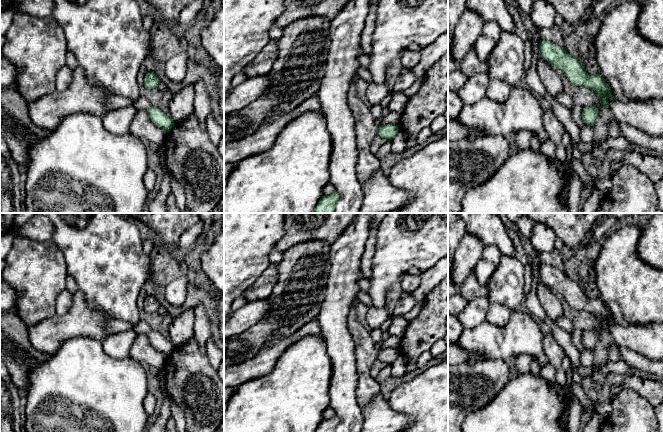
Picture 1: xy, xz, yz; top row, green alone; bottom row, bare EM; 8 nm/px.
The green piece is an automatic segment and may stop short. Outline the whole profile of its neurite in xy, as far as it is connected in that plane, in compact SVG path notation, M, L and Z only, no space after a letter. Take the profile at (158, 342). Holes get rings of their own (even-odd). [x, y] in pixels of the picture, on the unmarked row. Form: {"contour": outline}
{"contour": "M151 331L146 334L152 347L157 351L163 353L167 357L171 355L175 347L169 339L164 338L161 334L155 331Z"}

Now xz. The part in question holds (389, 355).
{"contour": "M386 348L381 349L378 352L377 360L387 363L388 365L391 365L396 361L398 358L399 351L395 348Z"}

